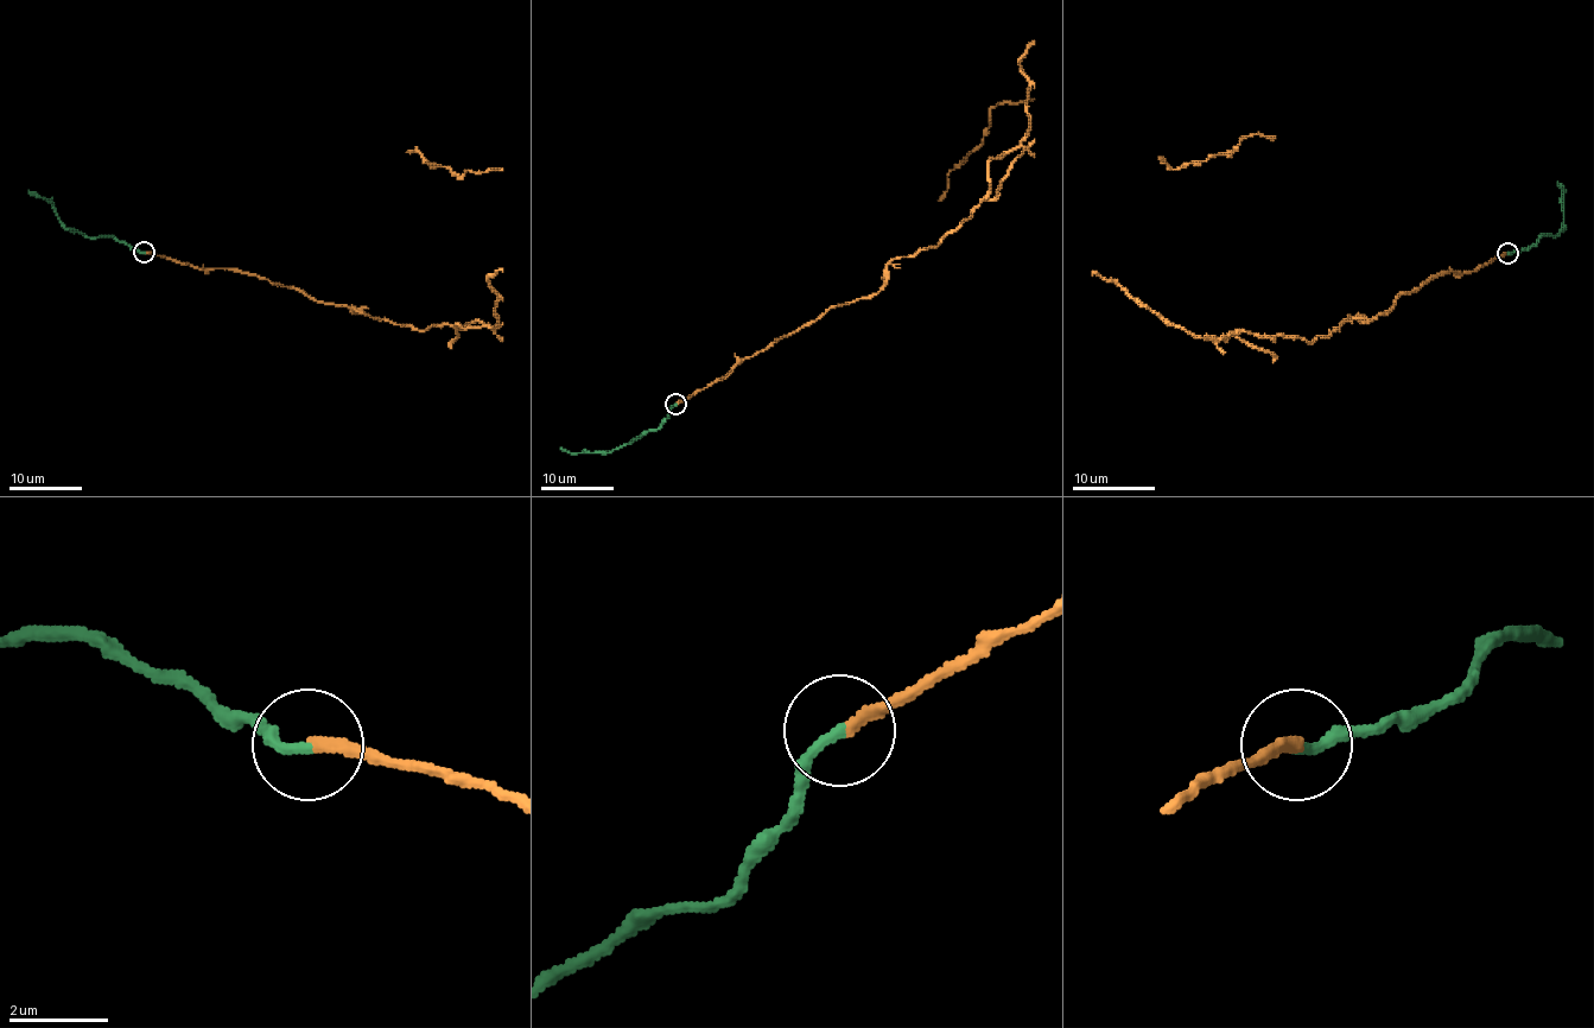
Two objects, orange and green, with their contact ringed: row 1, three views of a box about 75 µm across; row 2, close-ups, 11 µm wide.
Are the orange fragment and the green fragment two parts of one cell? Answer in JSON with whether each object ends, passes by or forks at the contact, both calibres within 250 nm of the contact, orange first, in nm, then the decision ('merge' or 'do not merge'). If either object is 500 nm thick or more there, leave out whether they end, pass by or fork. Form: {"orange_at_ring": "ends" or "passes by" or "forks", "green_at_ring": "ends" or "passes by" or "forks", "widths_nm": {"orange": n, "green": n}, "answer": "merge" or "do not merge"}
{"orange_at_ring": "ends", "green_at_ring": "ends", "widths_nm": {"orange": 240, "green": 220}, "answer": "do not merge"}

